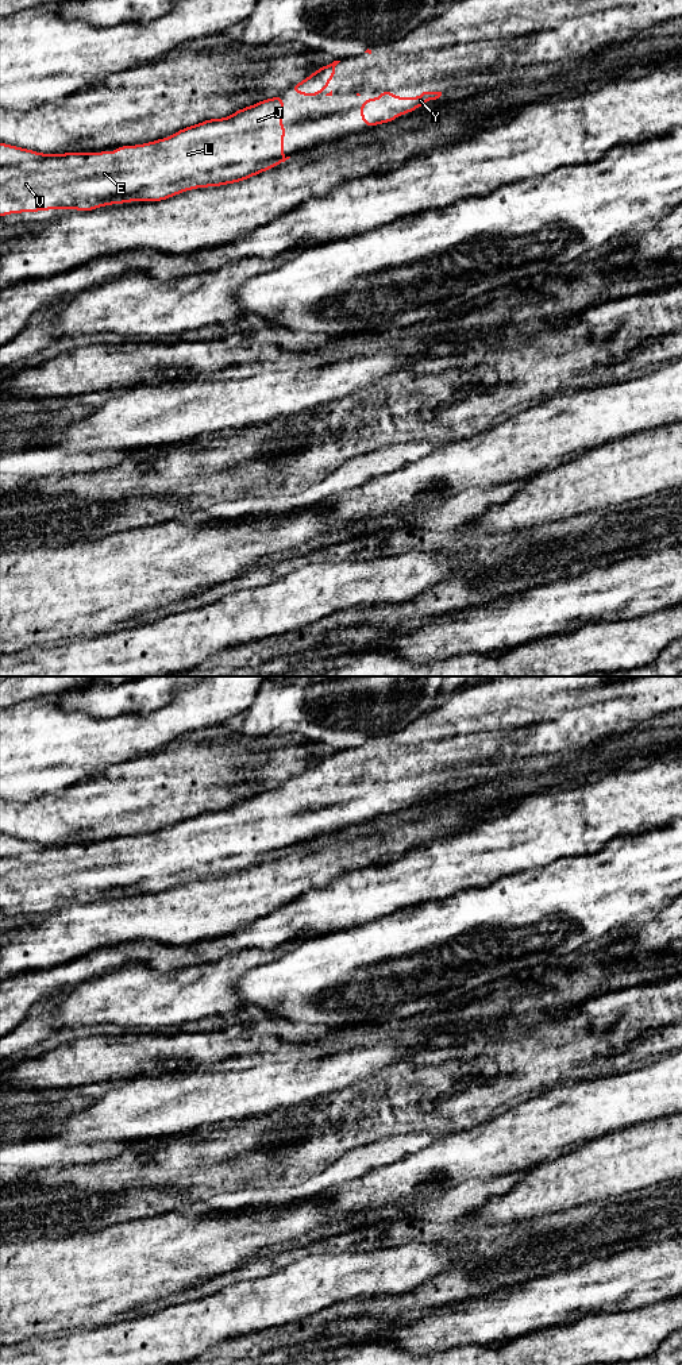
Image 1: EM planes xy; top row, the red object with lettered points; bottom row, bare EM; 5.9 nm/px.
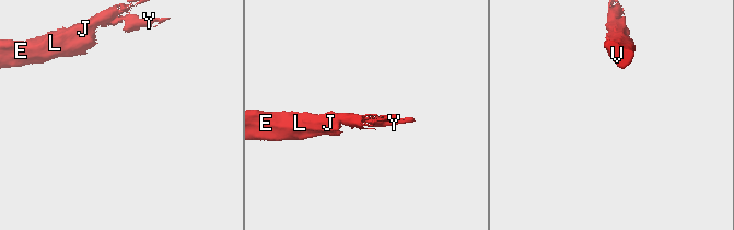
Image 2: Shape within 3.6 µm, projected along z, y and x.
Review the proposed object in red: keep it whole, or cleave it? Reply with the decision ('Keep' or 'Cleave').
Keep

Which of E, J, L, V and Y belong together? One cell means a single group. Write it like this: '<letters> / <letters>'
E J L V Y

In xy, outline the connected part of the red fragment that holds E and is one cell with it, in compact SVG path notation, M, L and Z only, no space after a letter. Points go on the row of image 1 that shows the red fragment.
M280 95L273 99L262 100L251 107L242 108L234 112L228 117L209 119L196 126L185 127L169 138L157 139L154 142L136 146L117 146L115 154L109 151L89 153L89 154L82 154L82 153L42 154L28 149L22 149L0 142L0 217L9 213L50 211L57 208L62 208L63 211L68 208L76 208L80 212L89 212L99 207L105 207L111 204L124 204L130 201L163 201L169 197L173 197L178 193L184 193L190 189L221 186L227 184L244 181L253 176L261 174L265 170L273 169L277 165L290 158L290 157L286 158L284 157L284 135L286 132L286 126L278 123L282 117L284 117L284 96Z

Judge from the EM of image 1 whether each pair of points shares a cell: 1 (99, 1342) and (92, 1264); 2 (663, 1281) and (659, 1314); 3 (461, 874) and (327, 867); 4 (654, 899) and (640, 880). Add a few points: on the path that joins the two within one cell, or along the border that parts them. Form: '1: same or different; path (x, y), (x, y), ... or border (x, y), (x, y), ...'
1: different; border (127, 1314), (110, 1323), (88, 1329)
2: different; border (667, 1299), (630, 1310)
3: different; border (389, 862), (354, 868), (330, 882)
4: same; path (650, 895), (642, 885)

